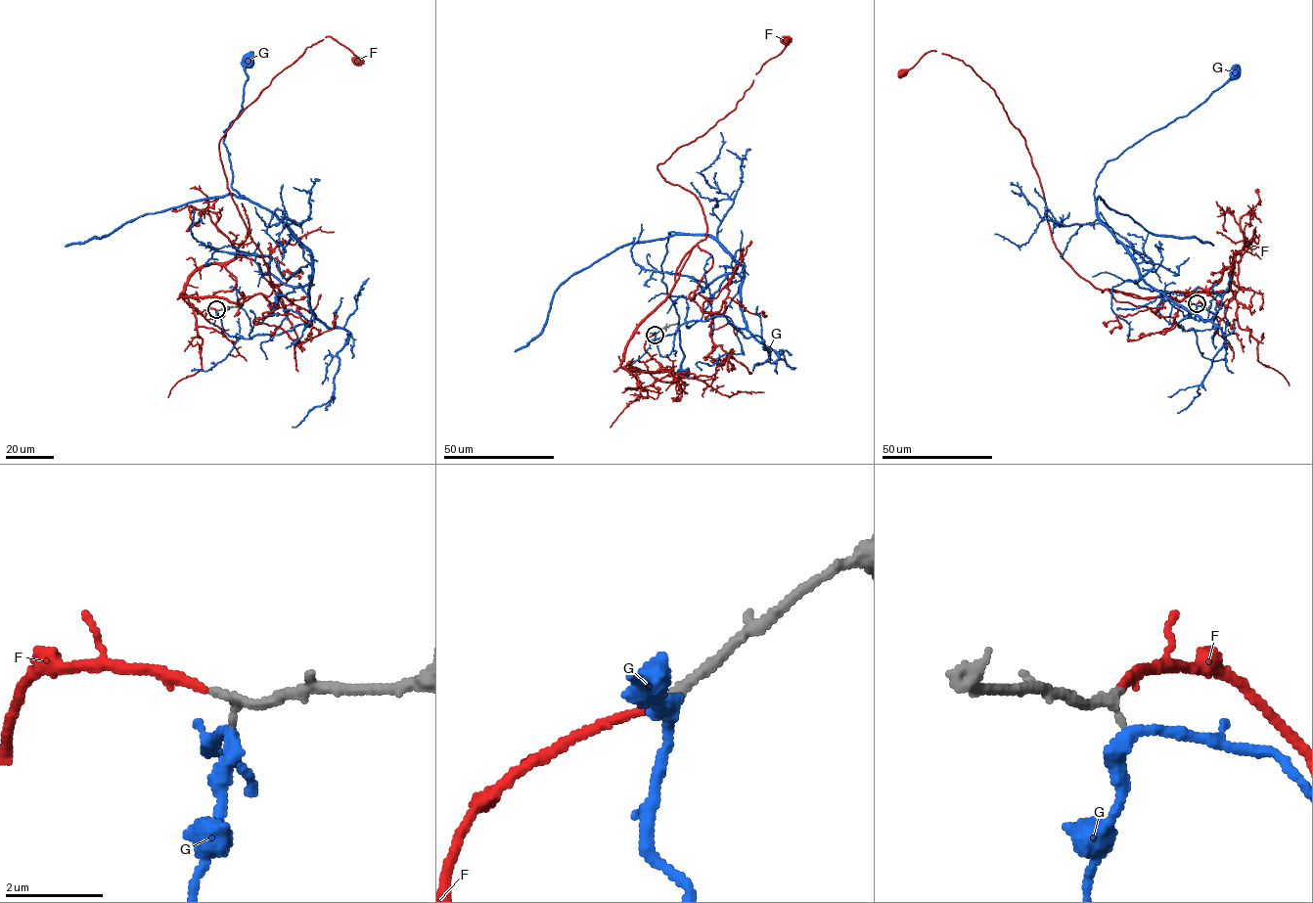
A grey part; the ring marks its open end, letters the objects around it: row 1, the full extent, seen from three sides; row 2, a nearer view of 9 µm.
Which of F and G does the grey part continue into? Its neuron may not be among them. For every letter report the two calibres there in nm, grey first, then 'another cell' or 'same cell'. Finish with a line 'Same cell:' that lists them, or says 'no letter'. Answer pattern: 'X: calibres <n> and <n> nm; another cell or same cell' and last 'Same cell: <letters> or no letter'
F: calibres 200 and 170 nm; same cell
G: calibres 220 and 280 nm; another cell
Same cell: F

